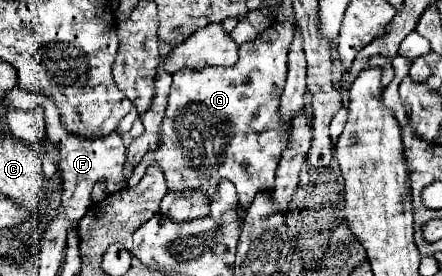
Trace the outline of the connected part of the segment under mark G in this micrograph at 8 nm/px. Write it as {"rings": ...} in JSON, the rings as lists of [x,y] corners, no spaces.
{"rings":[[[275,21],[263,35],[257,39],[243,43],[239,47],[239,61],[233,67],[211,67],[201,71],[181,69],[173,73],[173,85],[169,91],[169,105],[159,129],[159,147],[147,153],[141,163],[133,169],[131,177],[127,179],[129,187],[135,187],[146,172],[148,161],[159,163],[165,173],[169,191],[193,191],[199,189],[213,197],[217,191],[219,179],[229,179],[235,183],[239,193],[239,203],[245,207],[251,205],[255,195],[271,187],[275,181],[275,169],[279,165],[281,153],[289,145],[287,125],[279,121],[279,97],[283,93],[285,77],[287,77],[287,53],[289,45],[293,43],[295,23],[291,21]]]}

